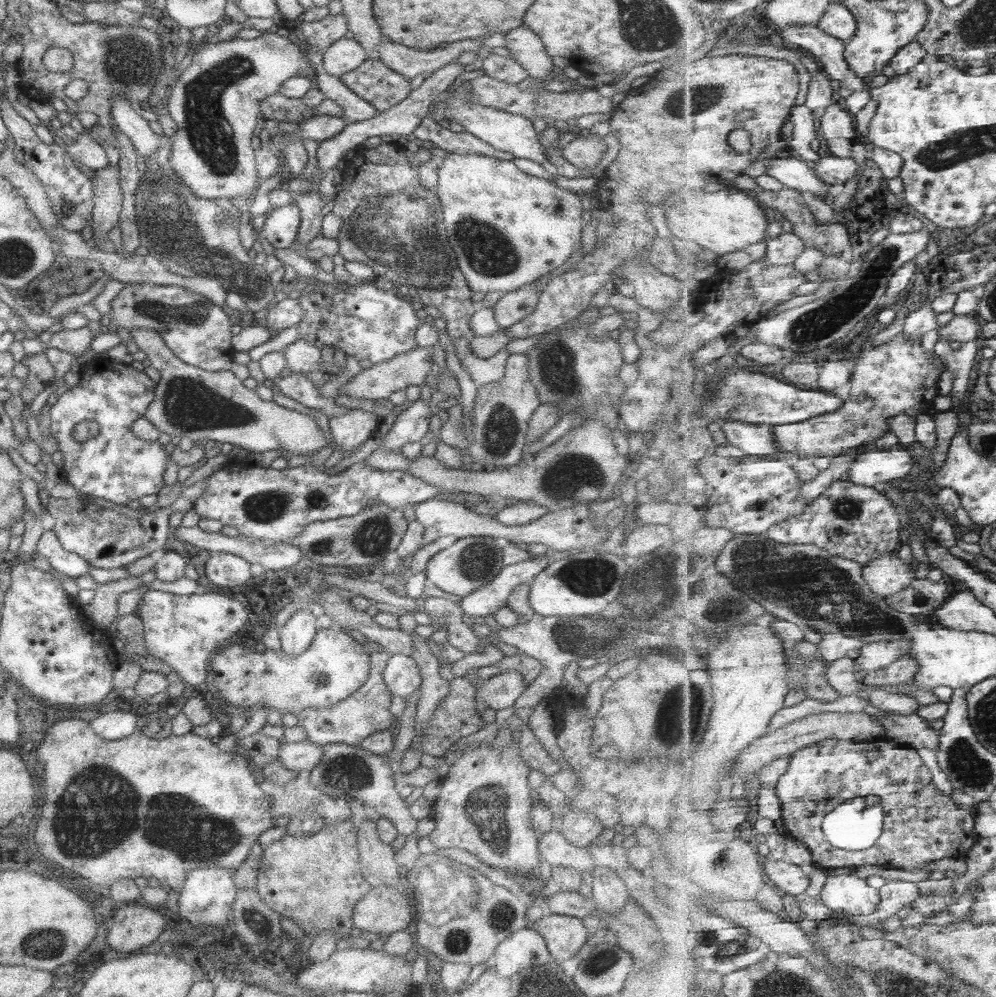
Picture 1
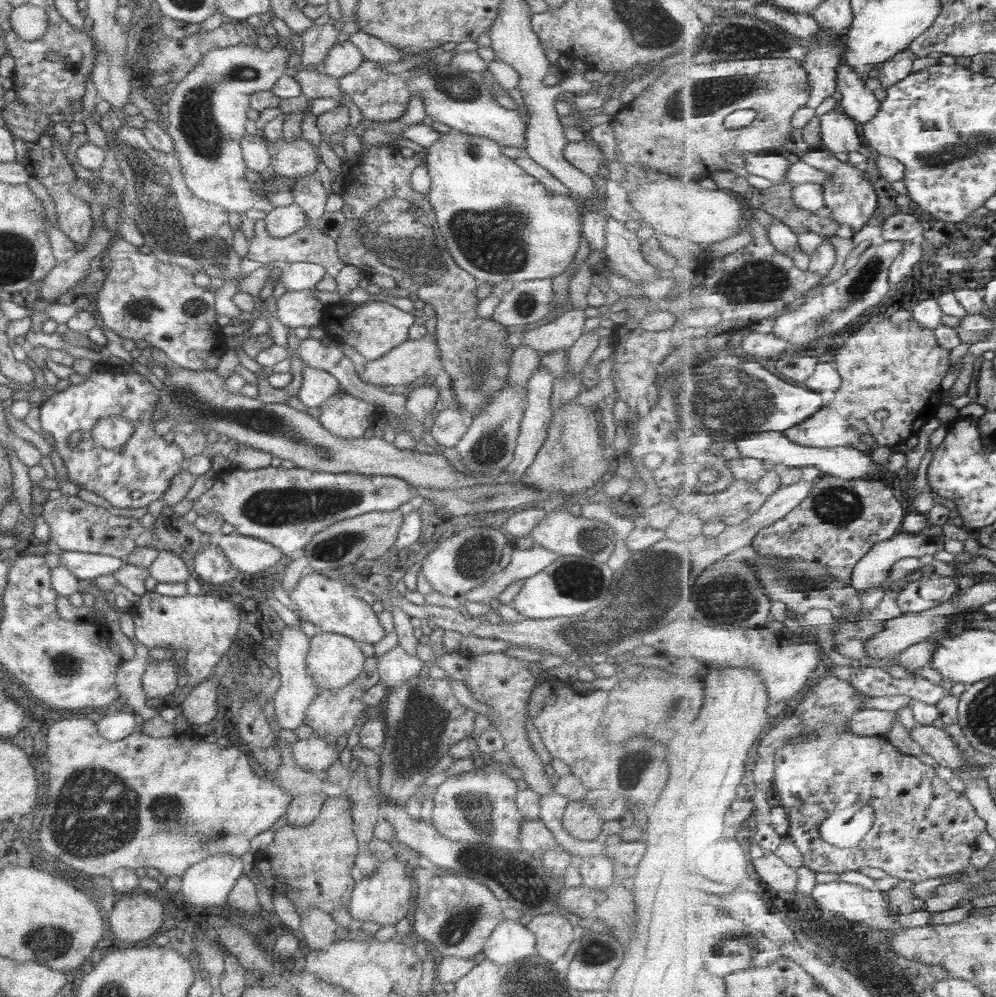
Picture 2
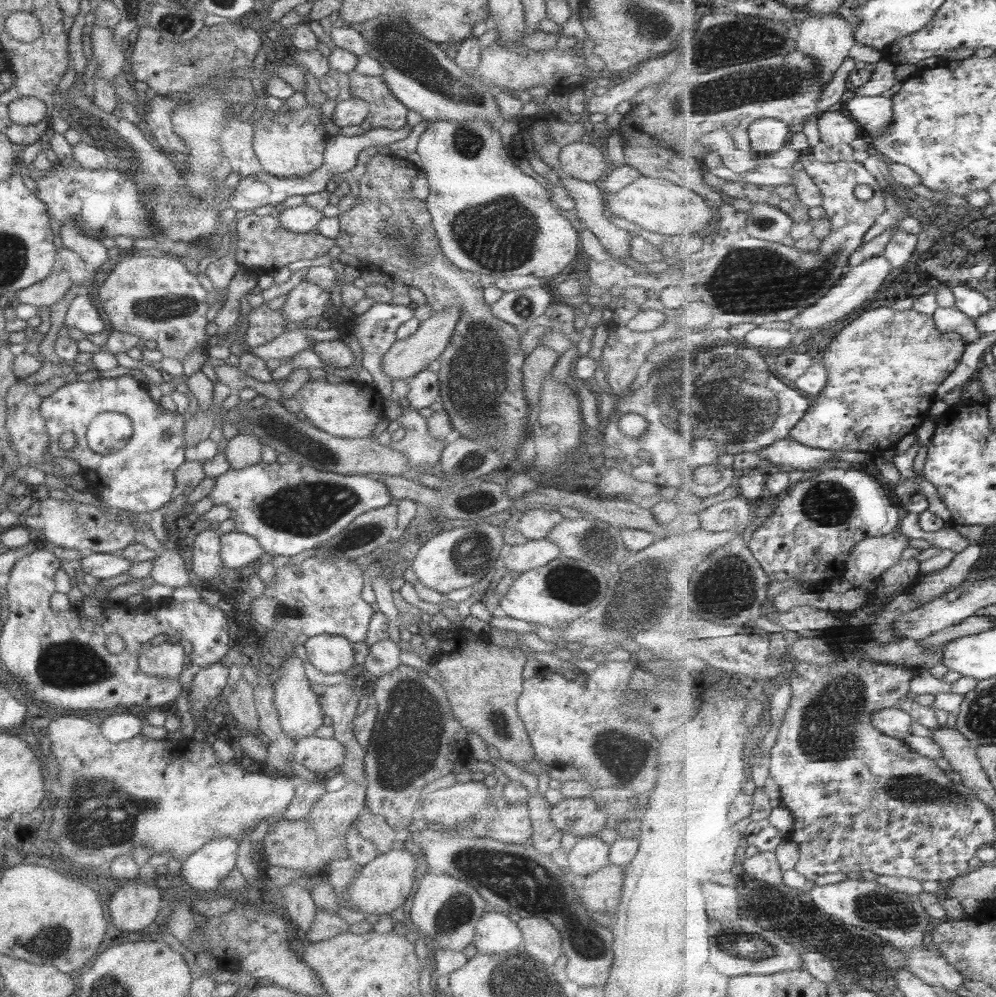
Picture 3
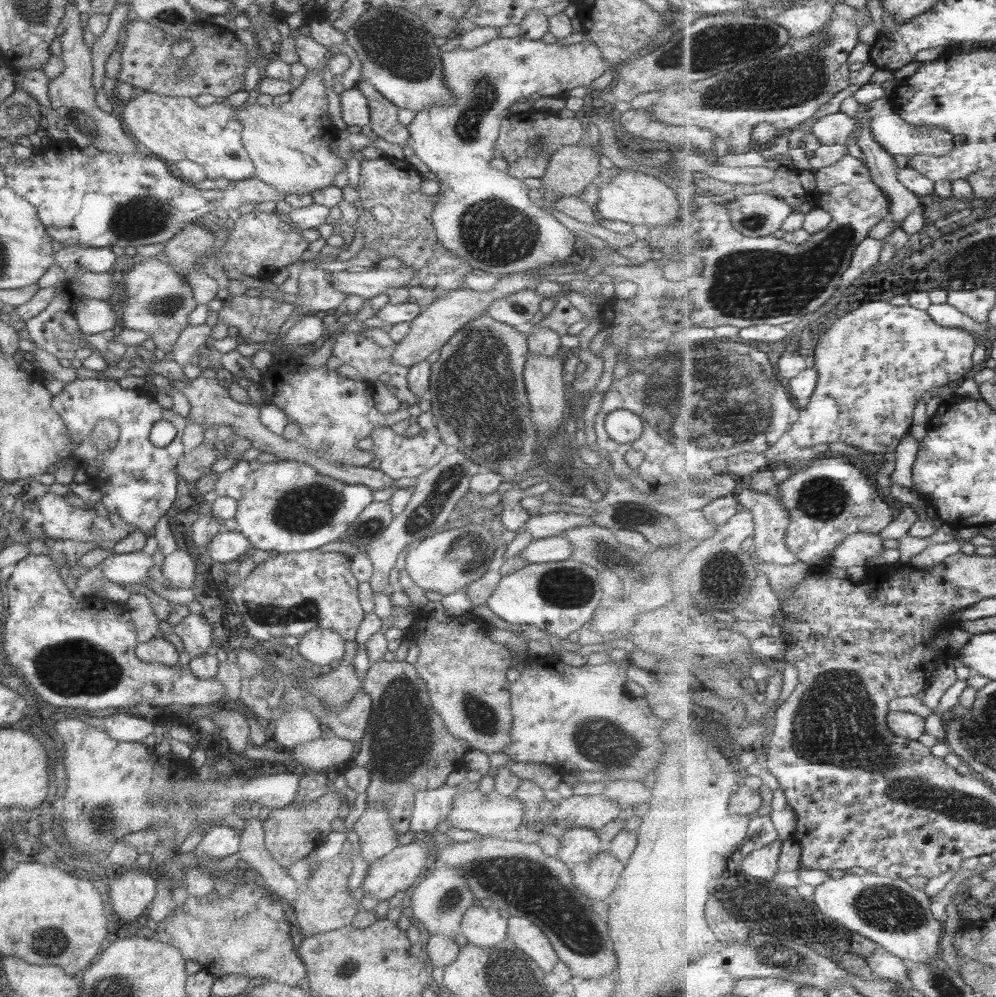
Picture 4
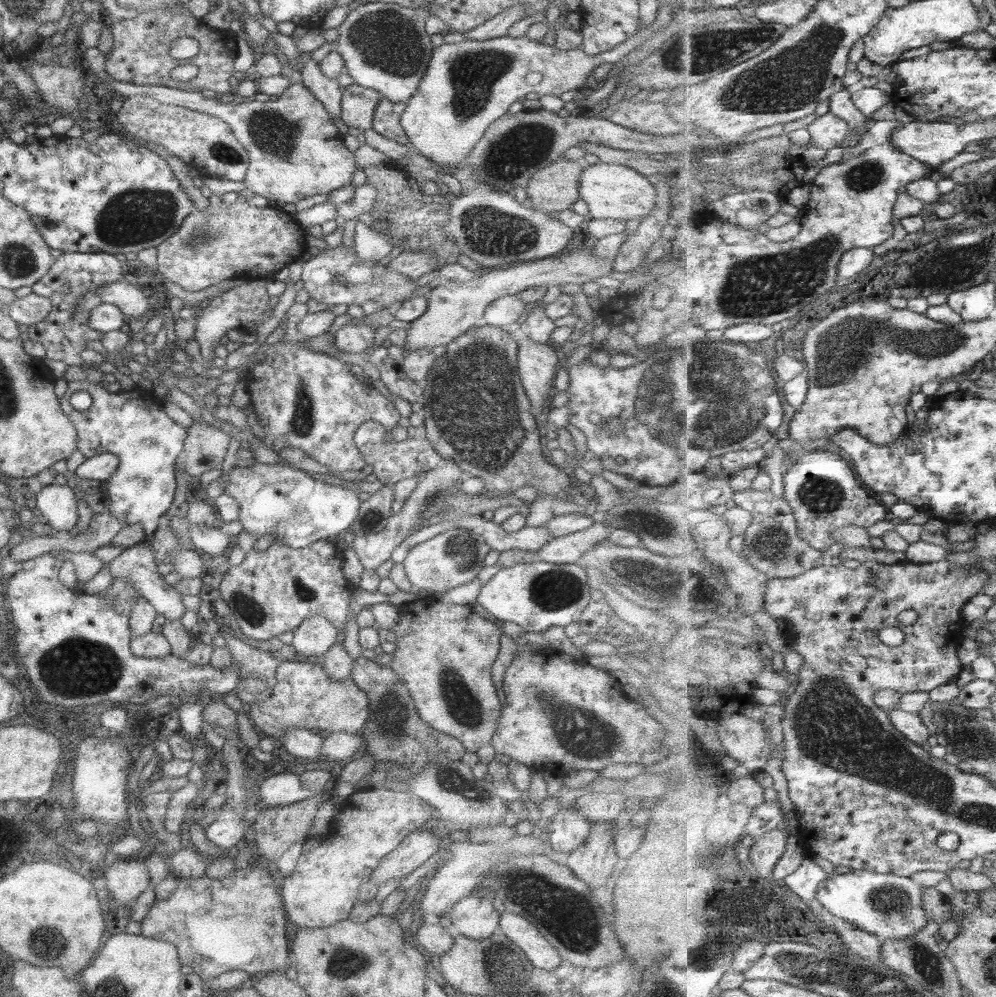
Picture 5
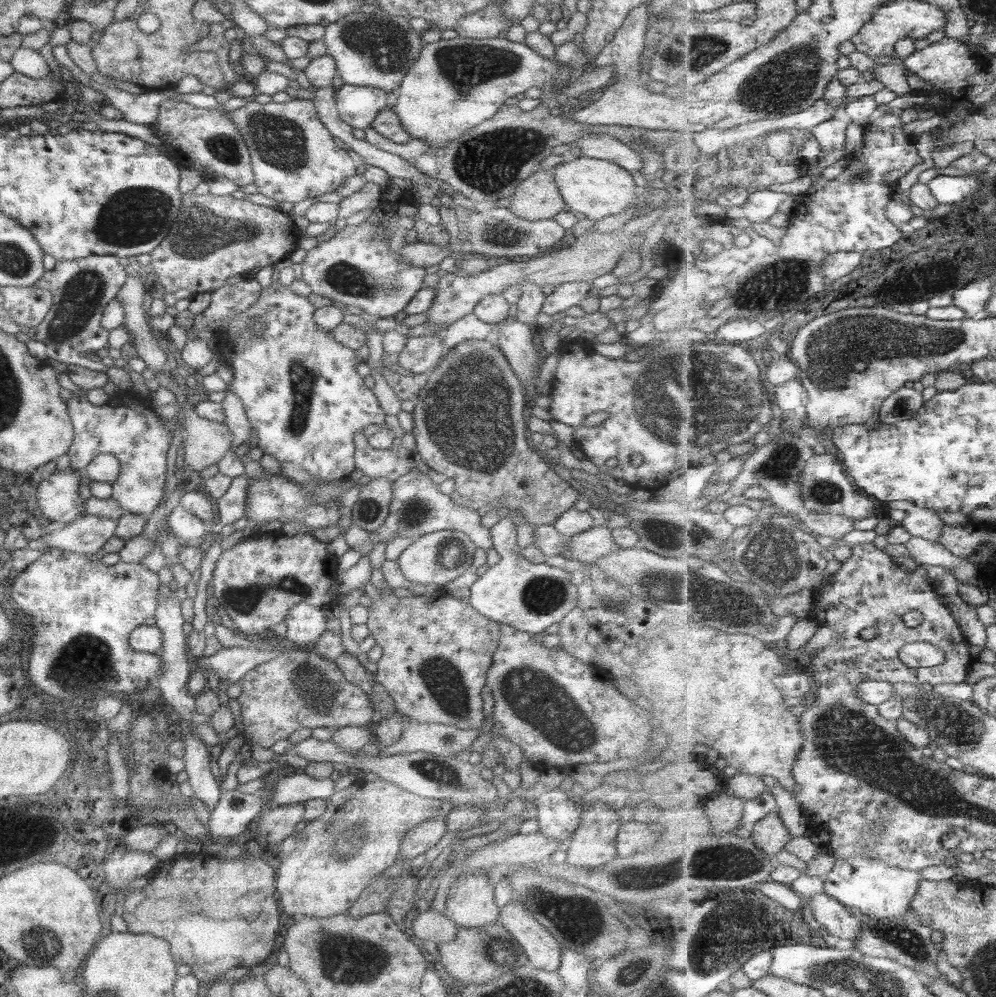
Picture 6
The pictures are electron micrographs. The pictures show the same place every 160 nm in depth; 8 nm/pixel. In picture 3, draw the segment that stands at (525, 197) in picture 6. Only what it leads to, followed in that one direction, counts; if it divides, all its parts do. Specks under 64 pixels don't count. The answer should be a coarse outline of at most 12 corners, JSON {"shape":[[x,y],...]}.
{"shape":[[597,142],[560,147],[564,175],[587,183],[610,168]]}

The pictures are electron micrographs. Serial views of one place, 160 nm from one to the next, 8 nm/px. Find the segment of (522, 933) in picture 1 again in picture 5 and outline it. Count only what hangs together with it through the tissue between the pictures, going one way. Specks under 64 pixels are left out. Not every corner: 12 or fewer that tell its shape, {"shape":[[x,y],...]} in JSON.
{"shape":[[475,892],[446,915],[451,931],[469,940],[498,932],[490,897]]}

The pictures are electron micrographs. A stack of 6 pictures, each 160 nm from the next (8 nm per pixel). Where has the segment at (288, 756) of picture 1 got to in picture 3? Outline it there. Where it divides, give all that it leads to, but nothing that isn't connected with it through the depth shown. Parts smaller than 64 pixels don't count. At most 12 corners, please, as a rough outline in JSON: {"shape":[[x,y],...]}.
{"shape":[[333,737],[296,740],[290,758],[322,775],[340,766]]}

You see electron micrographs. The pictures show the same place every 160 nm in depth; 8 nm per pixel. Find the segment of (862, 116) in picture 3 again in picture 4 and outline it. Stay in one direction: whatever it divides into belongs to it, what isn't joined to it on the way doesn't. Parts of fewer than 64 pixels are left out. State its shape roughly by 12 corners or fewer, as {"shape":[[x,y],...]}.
{"shape":[[896,102],[866,104],[873,138],[891,155],[945,156],[953,135],[909,124]]}

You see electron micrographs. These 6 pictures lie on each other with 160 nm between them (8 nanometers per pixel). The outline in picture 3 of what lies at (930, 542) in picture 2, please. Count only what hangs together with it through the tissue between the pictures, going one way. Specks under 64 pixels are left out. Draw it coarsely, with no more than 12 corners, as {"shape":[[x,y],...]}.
{"shape":[[899,530],[865,537],[844,570],[863,587],[902,561],[909,539]]}

